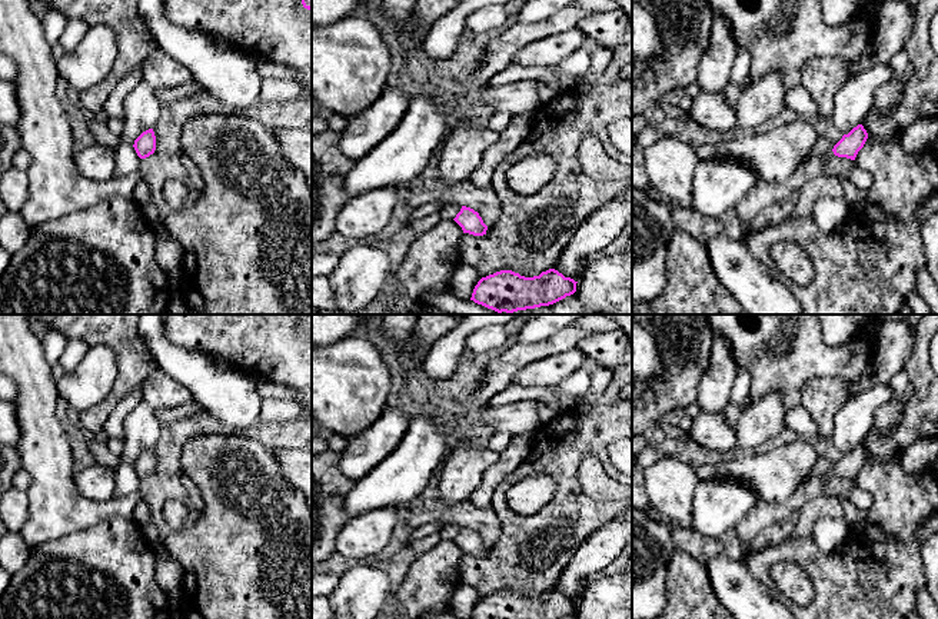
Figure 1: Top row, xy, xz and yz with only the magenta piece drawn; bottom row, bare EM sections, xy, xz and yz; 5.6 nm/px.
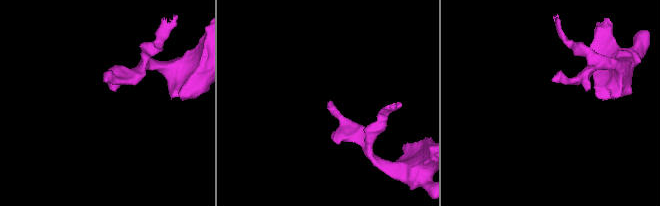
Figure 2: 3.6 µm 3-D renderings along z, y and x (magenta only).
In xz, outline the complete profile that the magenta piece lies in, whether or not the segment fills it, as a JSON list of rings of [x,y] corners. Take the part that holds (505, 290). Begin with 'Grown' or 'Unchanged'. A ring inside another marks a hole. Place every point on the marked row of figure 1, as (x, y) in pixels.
Unchanged. [[[555,269],[525,277],[512,270],[500,270],[482,277],[470,300],[498,313],[513,313],[553,304],[576,292],[576,283]]]

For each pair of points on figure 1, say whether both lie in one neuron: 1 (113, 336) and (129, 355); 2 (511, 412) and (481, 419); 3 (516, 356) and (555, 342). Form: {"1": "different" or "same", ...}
{"1": "same", "2": "same", "3": "same"}

